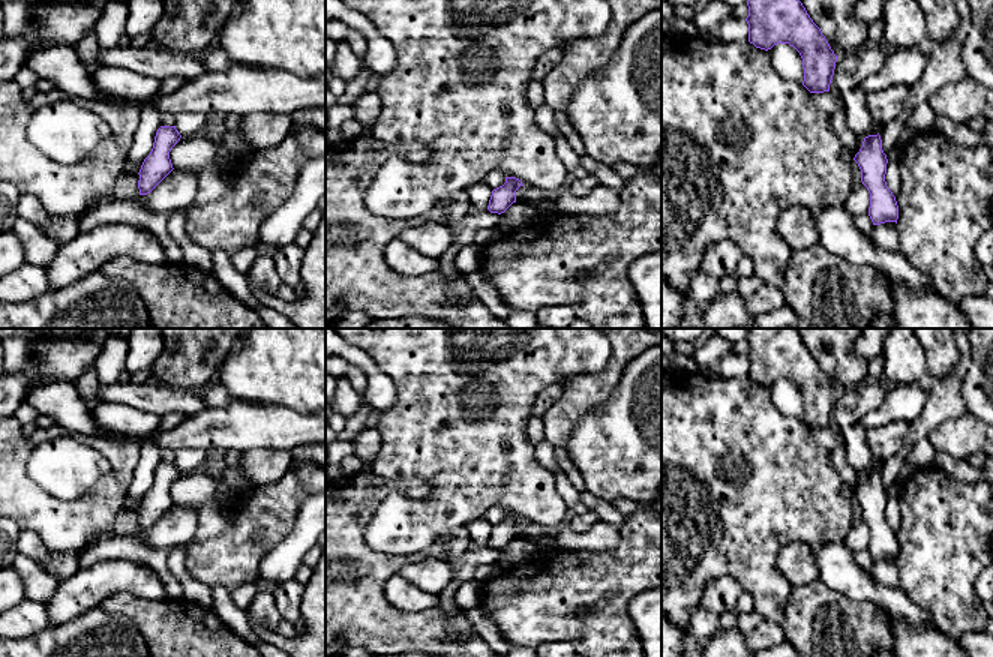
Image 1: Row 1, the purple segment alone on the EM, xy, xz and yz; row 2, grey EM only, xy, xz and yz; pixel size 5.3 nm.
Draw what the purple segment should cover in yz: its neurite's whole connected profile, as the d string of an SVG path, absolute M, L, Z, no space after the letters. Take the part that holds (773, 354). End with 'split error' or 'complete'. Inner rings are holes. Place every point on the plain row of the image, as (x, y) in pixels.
M747 328L747 342L748 378L765 387L777 380L789 380L802 394L802 422L810 429L830 428L837 392L800 338L798 328Z | complete

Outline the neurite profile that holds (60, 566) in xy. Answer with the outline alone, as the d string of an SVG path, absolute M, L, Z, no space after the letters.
M21 531L18 552L30 556L48 574L66 579L80 570L80 554L56 554L33 531Z

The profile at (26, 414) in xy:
M21 404L21 406L15 411L14 414L20 423L22 424L28 424L28 423L34 423L40 414L33 408L30 406L28 404Z

